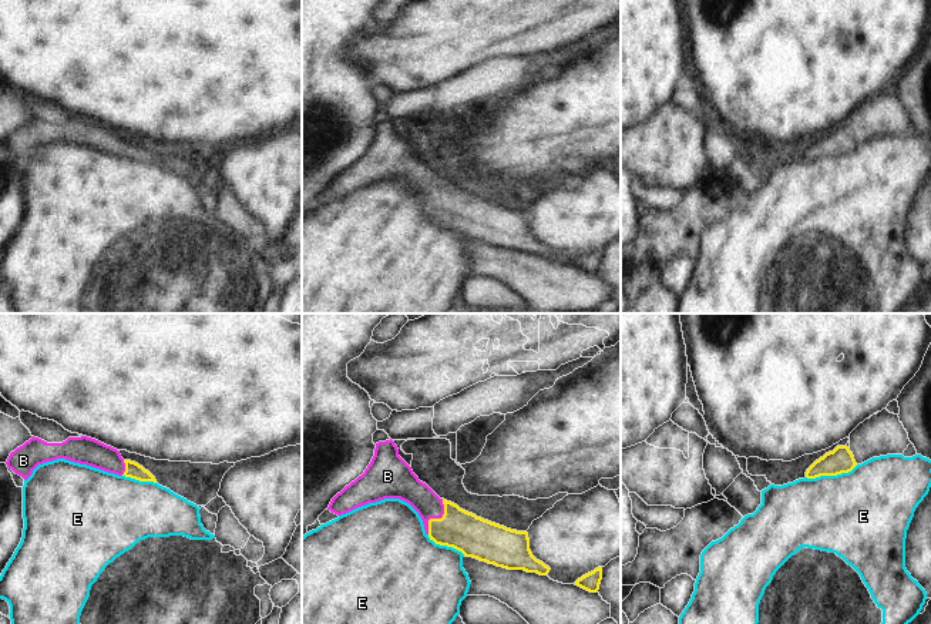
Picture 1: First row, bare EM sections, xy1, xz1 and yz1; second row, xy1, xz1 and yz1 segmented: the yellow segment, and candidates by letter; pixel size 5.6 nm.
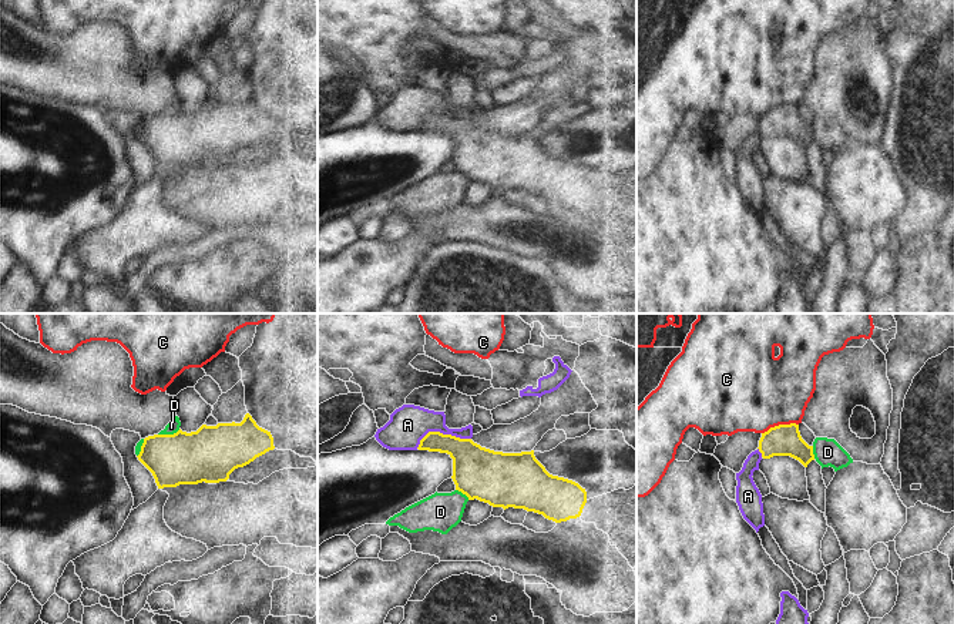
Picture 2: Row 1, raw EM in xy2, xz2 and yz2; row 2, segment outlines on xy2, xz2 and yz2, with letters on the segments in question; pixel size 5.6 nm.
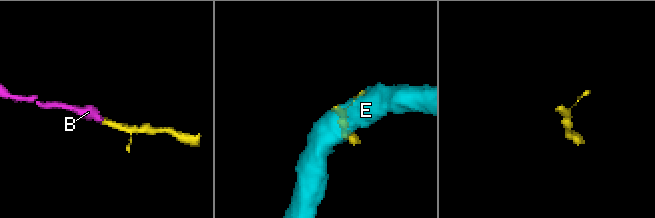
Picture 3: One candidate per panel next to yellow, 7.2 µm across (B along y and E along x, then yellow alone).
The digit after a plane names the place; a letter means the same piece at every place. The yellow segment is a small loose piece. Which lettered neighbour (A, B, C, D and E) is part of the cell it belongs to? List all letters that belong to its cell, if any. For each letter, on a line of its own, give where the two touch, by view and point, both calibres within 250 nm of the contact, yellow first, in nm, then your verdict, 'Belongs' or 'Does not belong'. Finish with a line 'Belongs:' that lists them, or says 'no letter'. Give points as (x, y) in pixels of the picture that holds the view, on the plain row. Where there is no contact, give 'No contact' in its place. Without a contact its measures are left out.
A: Touches yellow at xz2 (442, 114). Thickness 220 nm (yellow) against 220 nm. Does not belong
B: Touches yellow at xz1 (437, 200). Thickness 220 nm (yellow) against 160 nm. Belongs
C: Touches yellow at yz2 (779, 106). Thickness 180 nm (yellow) against 460 nm. Does not belong
D: Touches yellow at xy2 (168, 116). Thickness 300 nm (yellow) against 70 nm. Does not belong
E: Touches yellow at yz1 (832, 156). Thickness 140 nm (yellow) against 460 nm. Does not belong
Belongs: B

